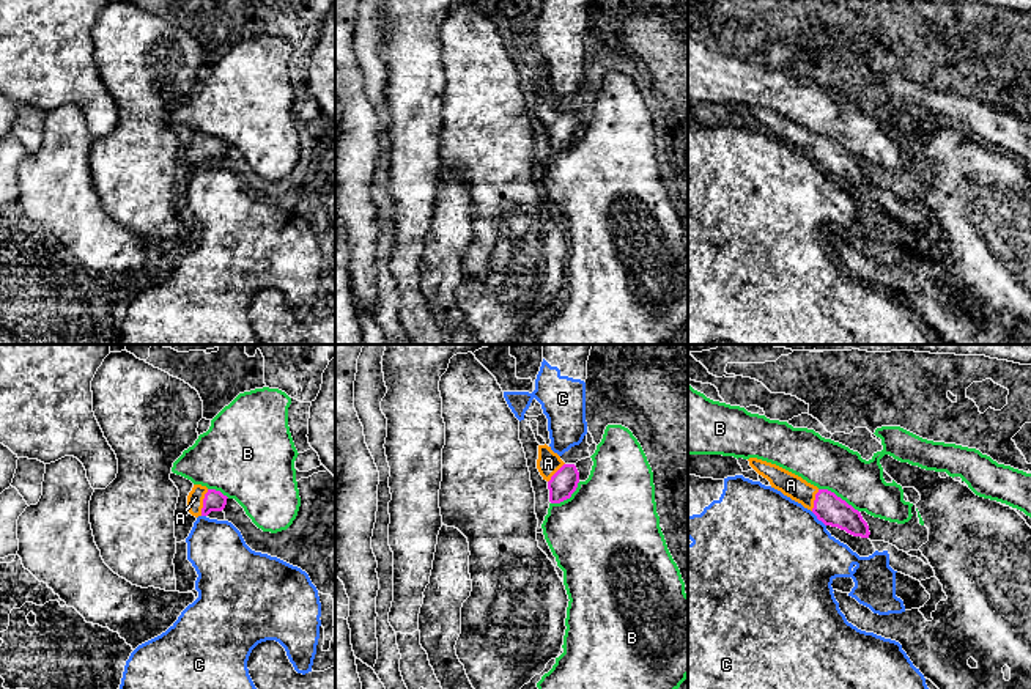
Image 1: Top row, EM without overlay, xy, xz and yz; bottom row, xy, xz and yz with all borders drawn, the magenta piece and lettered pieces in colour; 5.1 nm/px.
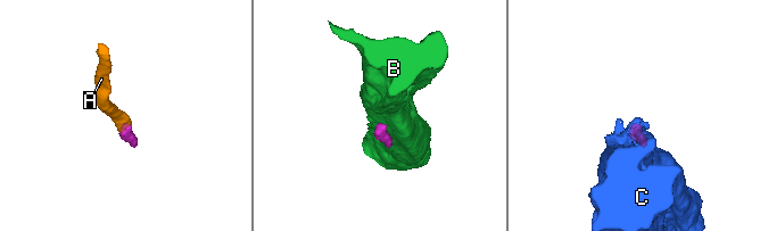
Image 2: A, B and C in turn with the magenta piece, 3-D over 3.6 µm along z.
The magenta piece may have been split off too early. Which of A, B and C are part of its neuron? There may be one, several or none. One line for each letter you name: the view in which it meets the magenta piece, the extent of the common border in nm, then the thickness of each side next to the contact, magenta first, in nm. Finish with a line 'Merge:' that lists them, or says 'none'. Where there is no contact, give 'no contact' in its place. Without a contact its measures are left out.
A: xy | 140 nm | 110/80 nm
Merge: A

